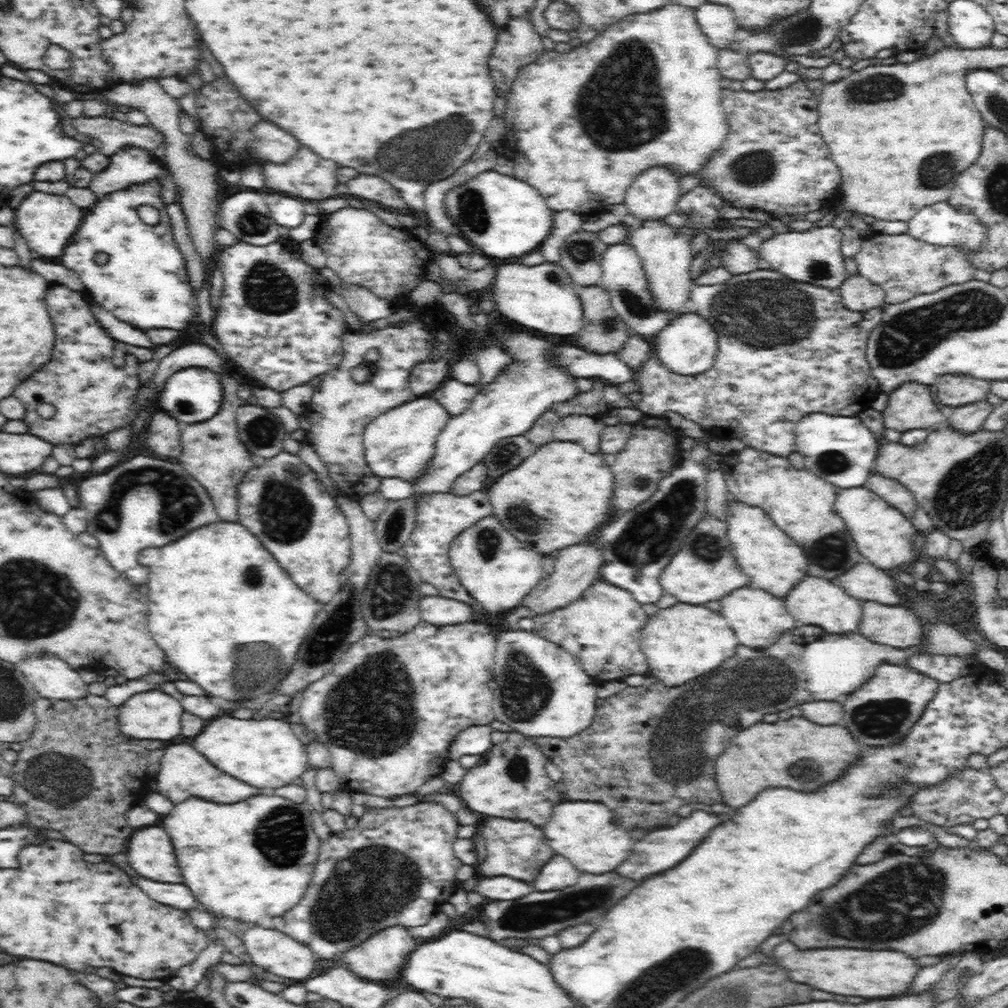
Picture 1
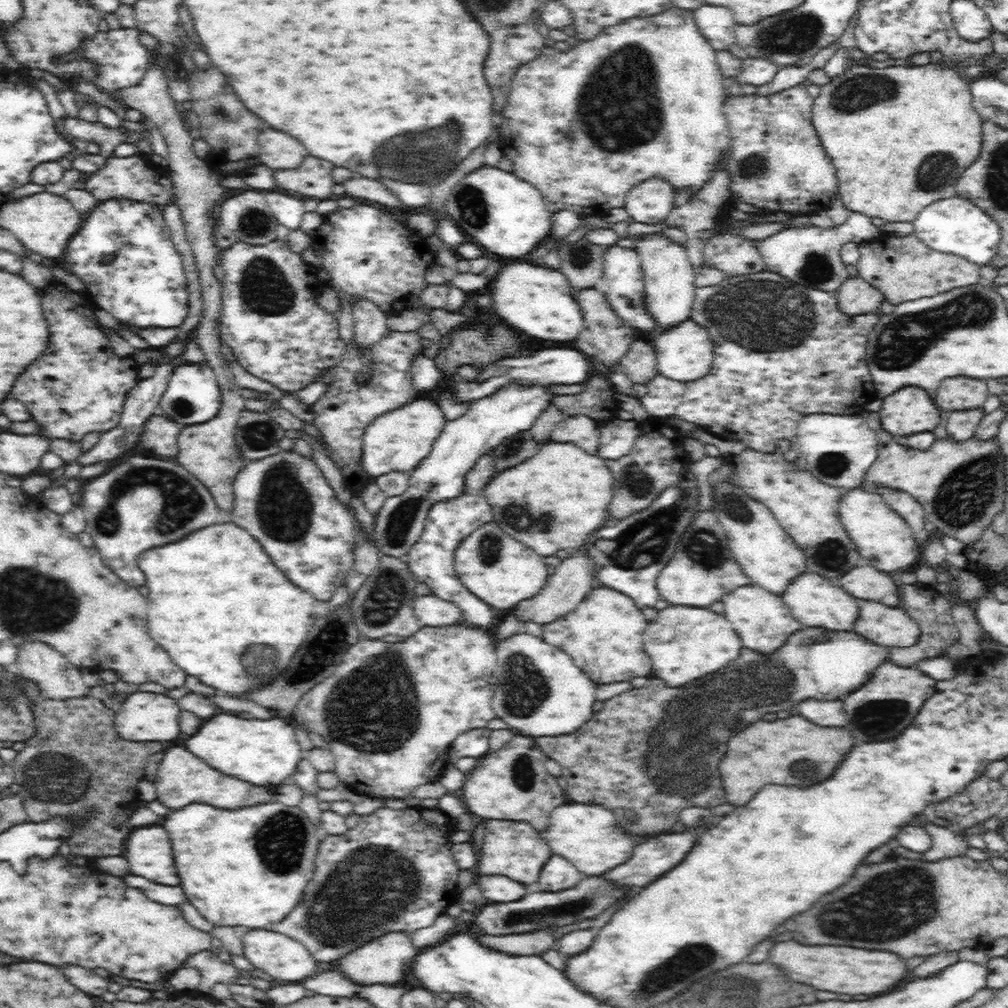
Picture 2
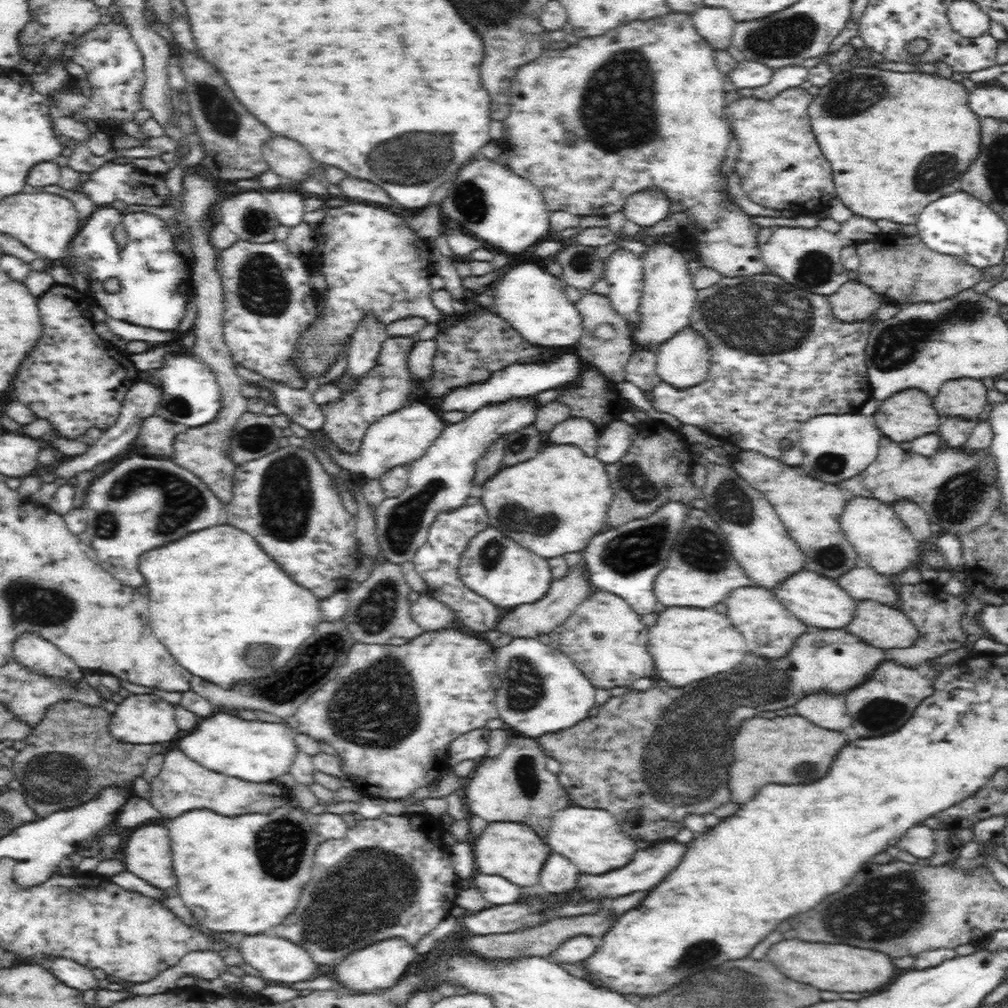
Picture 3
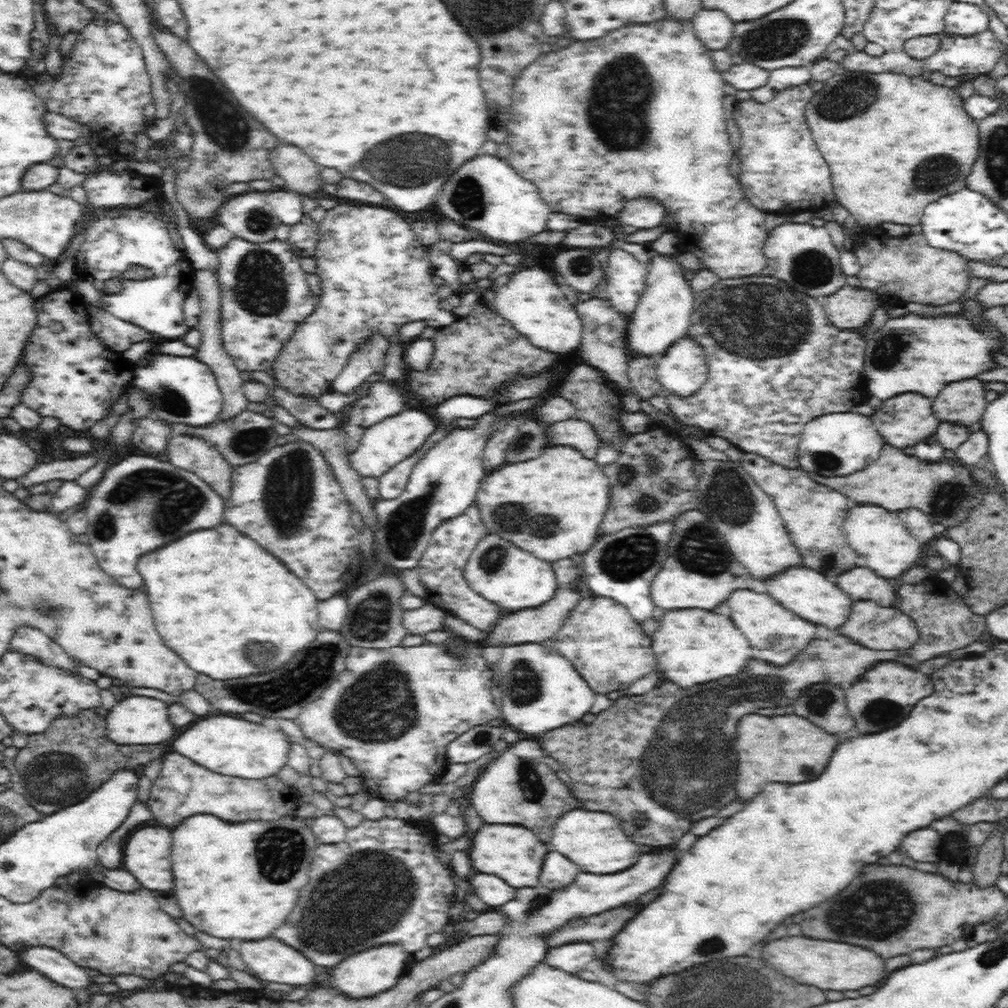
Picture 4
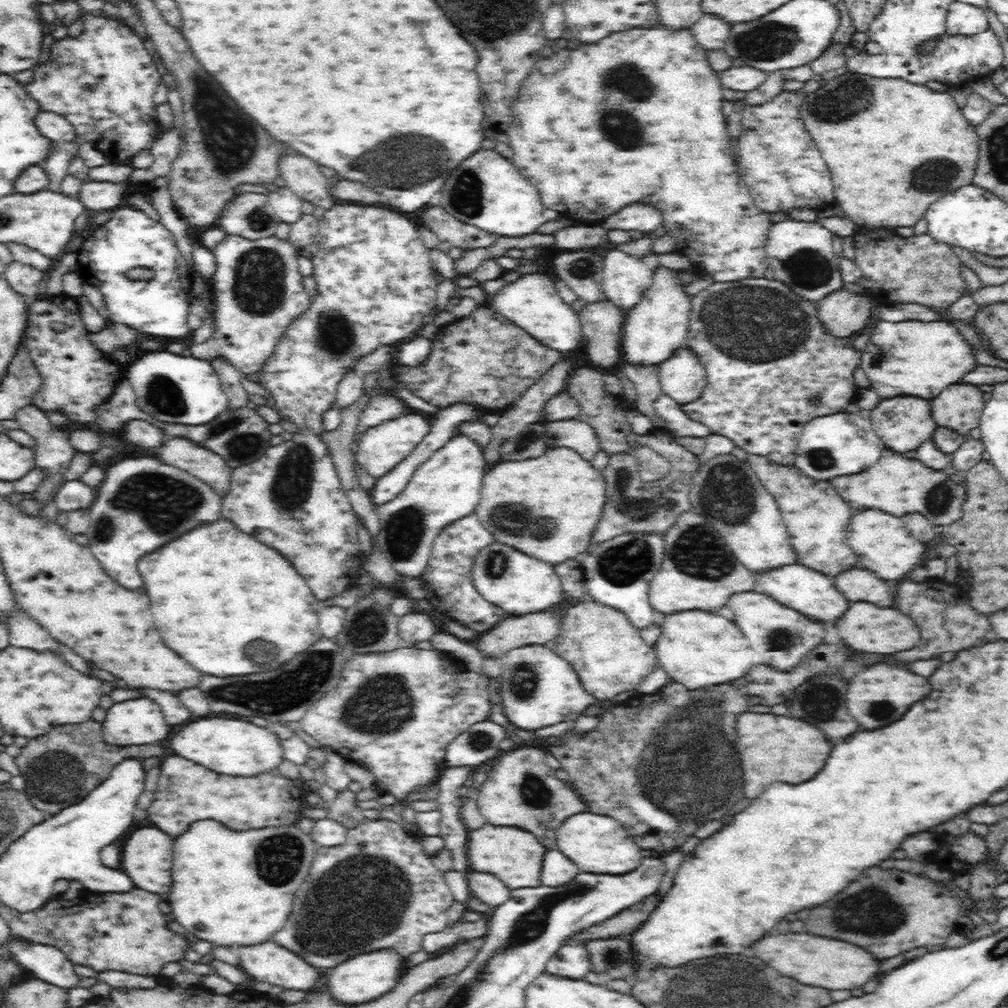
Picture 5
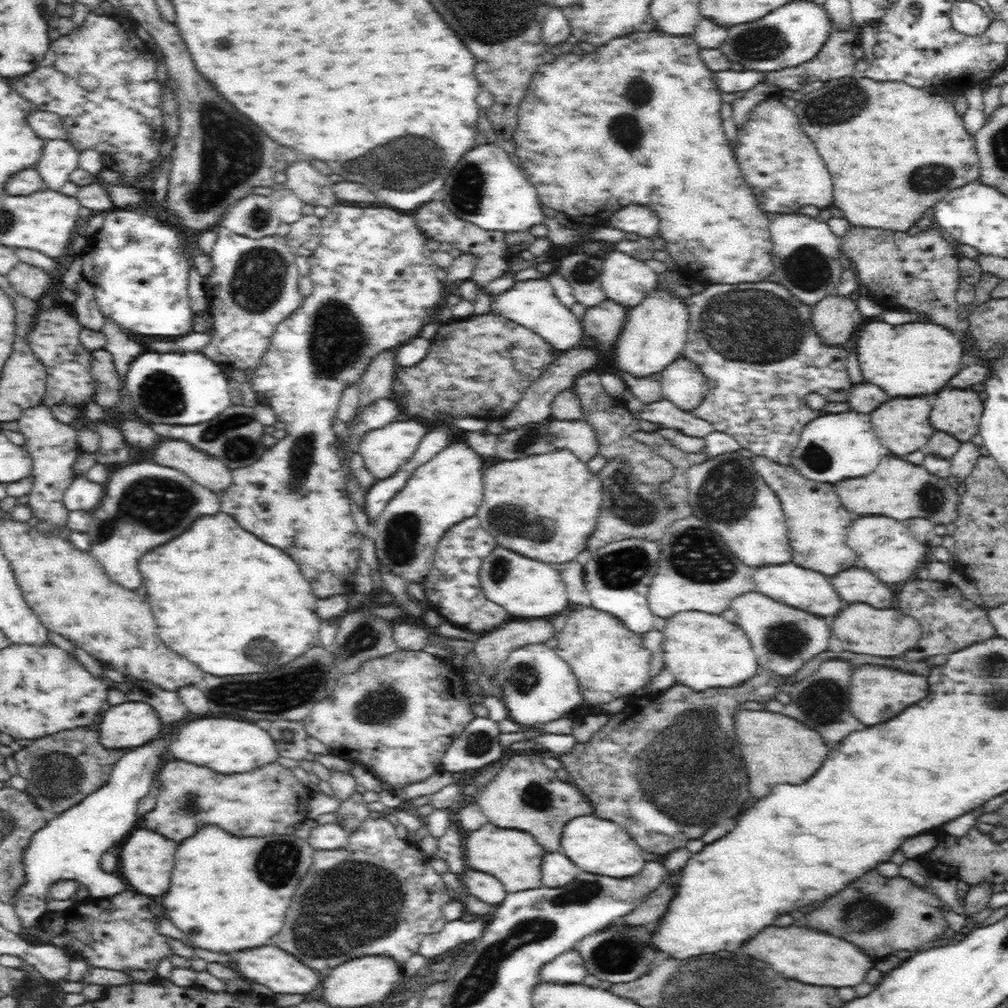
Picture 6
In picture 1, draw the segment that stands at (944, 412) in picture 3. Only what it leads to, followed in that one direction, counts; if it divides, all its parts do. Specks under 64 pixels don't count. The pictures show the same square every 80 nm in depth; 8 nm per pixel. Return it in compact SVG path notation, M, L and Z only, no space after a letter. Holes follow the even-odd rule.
M968 376L960 378L940 378L934 386L937 404L942 406L964 406L964 404L979 404L986 401L986 394L990 392L990 383Z

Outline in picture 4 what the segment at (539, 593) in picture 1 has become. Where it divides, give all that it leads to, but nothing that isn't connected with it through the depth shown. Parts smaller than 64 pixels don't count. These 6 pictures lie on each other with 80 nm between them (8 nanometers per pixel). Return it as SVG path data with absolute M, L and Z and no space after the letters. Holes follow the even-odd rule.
M558 589L556 596L546 604L535 609L521 610L519 613L510 613L502 617L489 631L488 638L482 640L481 647L500 648L500 646L511 647L523 644L538 644L544 640L550 640L564 624L565 618L570 610L578 604L578 601L585 595L583 589Z

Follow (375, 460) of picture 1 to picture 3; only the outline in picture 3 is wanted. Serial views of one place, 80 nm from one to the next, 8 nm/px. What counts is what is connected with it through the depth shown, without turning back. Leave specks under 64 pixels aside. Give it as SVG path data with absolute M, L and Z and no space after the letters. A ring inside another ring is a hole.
M412 404L406 406L404 410L382 417L378 422L371 424L362 437L360 446L354 454L348 454L339 450L339 447L330 442L326 442L325 433L322 445L328 448L329 456L334 456L334 460L340 467L351 470L360 475L363 479L378 478L384 472L388 472L394 466L400 464L412 464L417 458L426 452L426 449L440 436L444 430L446 422L440 417L435 406L426 404Z

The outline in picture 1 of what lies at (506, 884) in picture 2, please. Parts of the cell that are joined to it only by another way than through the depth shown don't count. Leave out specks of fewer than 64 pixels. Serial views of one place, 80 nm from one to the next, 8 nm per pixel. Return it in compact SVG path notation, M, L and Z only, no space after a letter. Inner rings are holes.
M494 876L494 878L482 878L478 882L478 894L492 898L492 900L516 900L532 892L530 884L512 880L508 876Z

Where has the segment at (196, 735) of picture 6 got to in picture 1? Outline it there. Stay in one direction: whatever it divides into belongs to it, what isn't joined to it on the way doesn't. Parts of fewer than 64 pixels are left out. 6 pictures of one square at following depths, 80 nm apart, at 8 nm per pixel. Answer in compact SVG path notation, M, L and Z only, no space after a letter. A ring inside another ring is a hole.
M222 716L212 720L192 742L194 750L202 754L208 762L218 766L224 774L230 774L241 782L248 782L256 788L280 788L290 785L304 772L308 758L304 745L292 732L290 724L276 718L254 718L242 720L232 716Z

